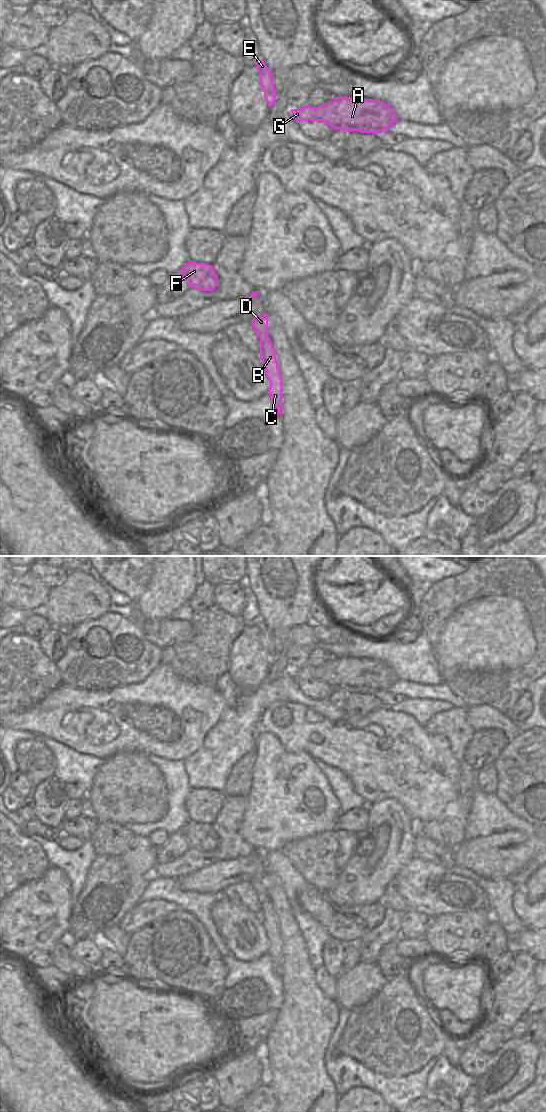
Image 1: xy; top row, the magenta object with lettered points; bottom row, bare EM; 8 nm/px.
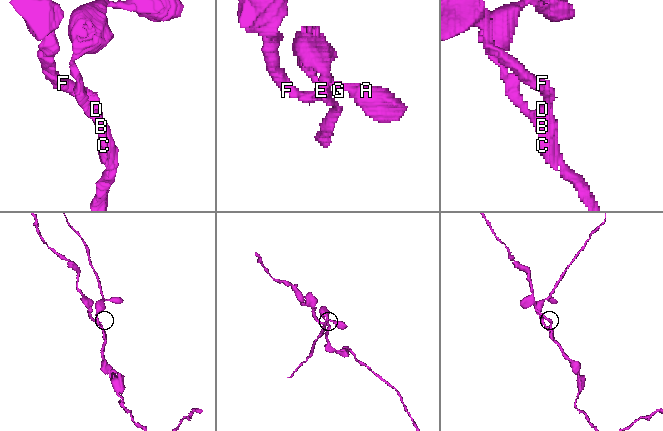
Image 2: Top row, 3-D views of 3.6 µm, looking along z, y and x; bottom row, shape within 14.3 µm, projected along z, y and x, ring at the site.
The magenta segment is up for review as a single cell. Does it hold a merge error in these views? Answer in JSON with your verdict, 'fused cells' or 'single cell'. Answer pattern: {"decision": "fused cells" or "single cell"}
{"decision": "fused cells"}

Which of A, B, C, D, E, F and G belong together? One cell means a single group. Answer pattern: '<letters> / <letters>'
A B C E G / D F

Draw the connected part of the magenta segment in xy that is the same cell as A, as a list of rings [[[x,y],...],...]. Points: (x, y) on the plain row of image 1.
[[[336,657],[319,667],[305,665],[301,669],[291,669],[296,681],[323,681],[334,689],[345,689],[348,693],[377,693],[388,691],[397,681],[392,668],[373,659]]]

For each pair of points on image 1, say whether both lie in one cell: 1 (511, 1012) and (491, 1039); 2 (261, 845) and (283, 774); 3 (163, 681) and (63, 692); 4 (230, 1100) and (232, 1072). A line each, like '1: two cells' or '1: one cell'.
1: two cells
2: one cell
3: one cell
4: one cell

